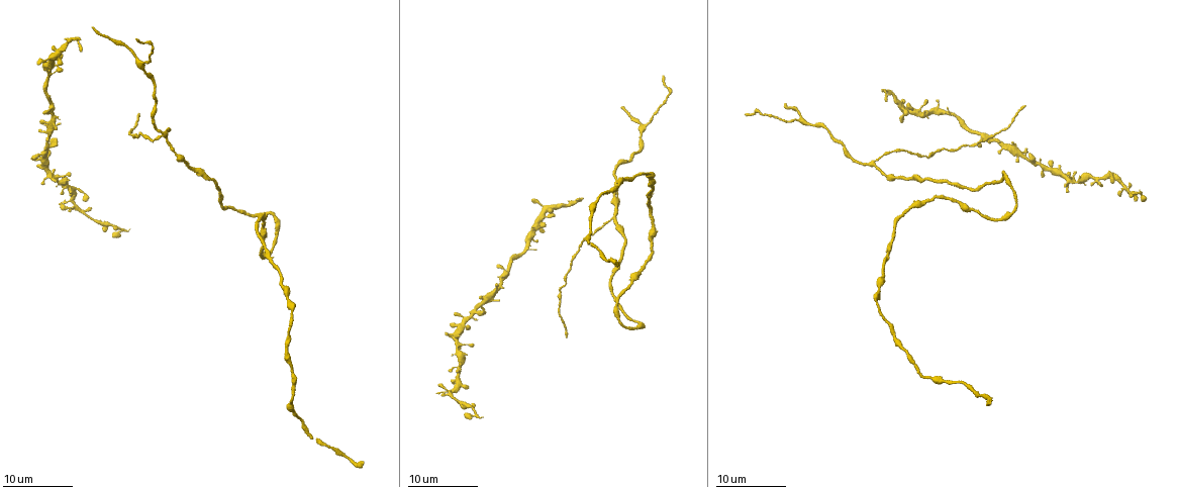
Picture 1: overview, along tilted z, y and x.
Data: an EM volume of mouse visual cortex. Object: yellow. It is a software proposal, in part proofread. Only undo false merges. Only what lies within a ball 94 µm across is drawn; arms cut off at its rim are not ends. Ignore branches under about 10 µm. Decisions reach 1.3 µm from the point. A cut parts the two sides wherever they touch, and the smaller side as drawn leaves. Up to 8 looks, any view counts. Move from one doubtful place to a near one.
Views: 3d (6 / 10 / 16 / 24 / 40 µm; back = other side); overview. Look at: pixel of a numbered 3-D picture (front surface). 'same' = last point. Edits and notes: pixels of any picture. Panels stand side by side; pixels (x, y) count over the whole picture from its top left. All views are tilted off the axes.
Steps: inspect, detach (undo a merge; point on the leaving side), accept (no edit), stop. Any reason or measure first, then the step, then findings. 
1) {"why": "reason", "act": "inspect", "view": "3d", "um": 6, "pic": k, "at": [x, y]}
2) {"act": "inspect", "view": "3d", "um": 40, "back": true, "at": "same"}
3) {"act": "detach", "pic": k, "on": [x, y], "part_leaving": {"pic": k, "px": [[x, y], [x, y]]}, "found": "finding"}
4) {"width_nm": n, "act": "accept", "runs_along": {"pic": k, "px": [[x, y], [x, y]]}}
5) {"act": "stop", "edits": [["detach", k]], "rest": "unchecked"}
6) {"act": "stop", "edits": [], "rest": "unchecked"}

{"why": "sudden change in width", "act": "inspect", "view": "3d", "um": 16, "pic": 1, "at": [630, 281]}

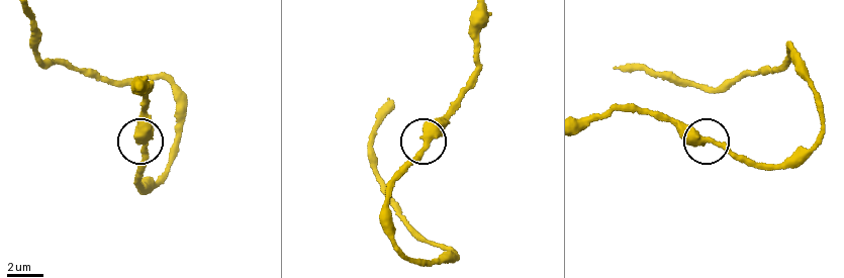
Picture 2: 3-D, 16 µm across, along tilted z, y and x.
{"width_nm": 410, "act": "accept", "found": "all the same neuron"}

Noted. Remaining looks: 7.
{"act": "inspect", "view": "3d", "um": 10, "pic": 1, "at": [871, 161]}

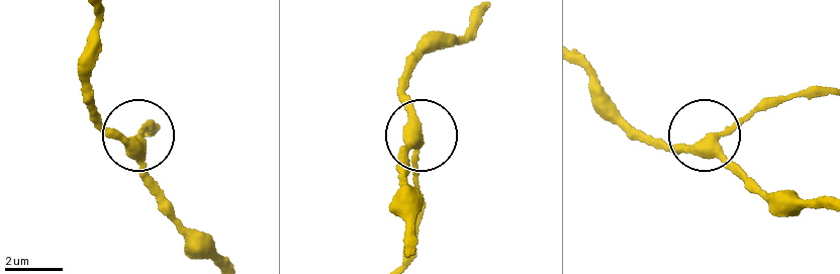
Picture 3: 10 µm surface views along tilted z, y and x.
{"side_arm_um": 25, "arms": 3, "act": "accept", "found": "one neuron here"}

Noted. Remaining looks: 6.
{"act": "inspect", "view": "3d", "um": 16, "pic": 1, "at": [49, 128]}

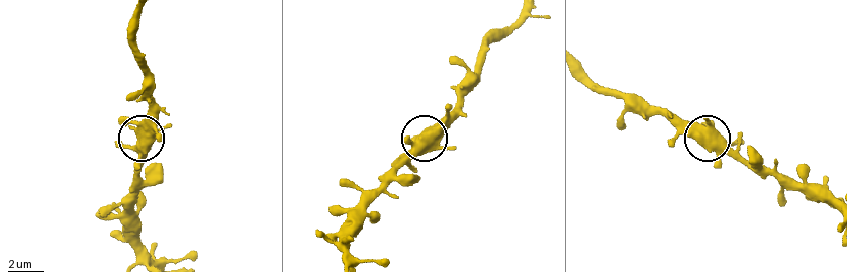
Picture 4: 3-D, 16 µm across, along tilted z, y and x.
{"act": "accept", "found": "all the same neuron"}

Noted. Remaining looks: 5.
{"why": "thin neck", "act": "inspect", "view": "3d", "um": 10, "pic": 1, "at": [287, 352]}

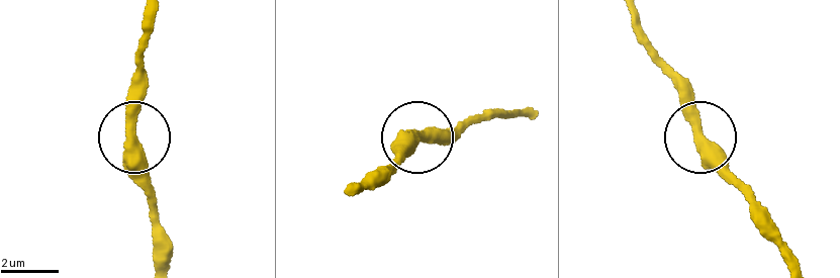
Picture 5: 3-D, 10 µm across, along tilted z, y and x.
{"act": "accept", "found": "all the same neuron"}

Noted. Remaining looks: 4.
{"act": "stop", "edits": [], "rest": "unchecked"}

